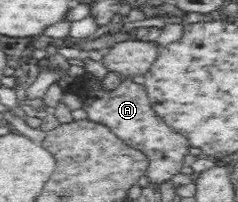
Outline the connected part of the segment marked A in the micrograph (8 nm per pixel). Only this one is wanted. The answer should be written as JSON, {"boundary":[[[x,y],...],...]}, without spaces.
{"boundary":[[[125,78],[115,91],[100,91],[94,87],[92,91],[80,93],[81,107],[88,118],[99,124],[108,126],[129,147],[142,151],[149,159],[149,167],[145,172],[152,183],[161,184],[168,181],[183,167],[183,159],[188,154],[190,143],[178,132],[174,131],[151,106],[144,85]]]}

